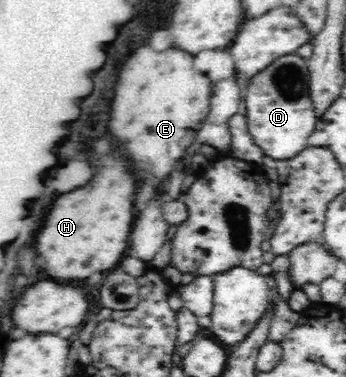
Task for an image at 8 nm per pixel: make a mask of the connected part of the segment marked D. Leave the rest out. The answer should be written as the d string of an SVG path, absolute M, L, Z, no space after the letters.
M288 54L249 80L246 92L248 134L263 156L274 160L290 160L308 146L308 136L316 130L318 116L314 102L310 100L311 75L308 60Z

